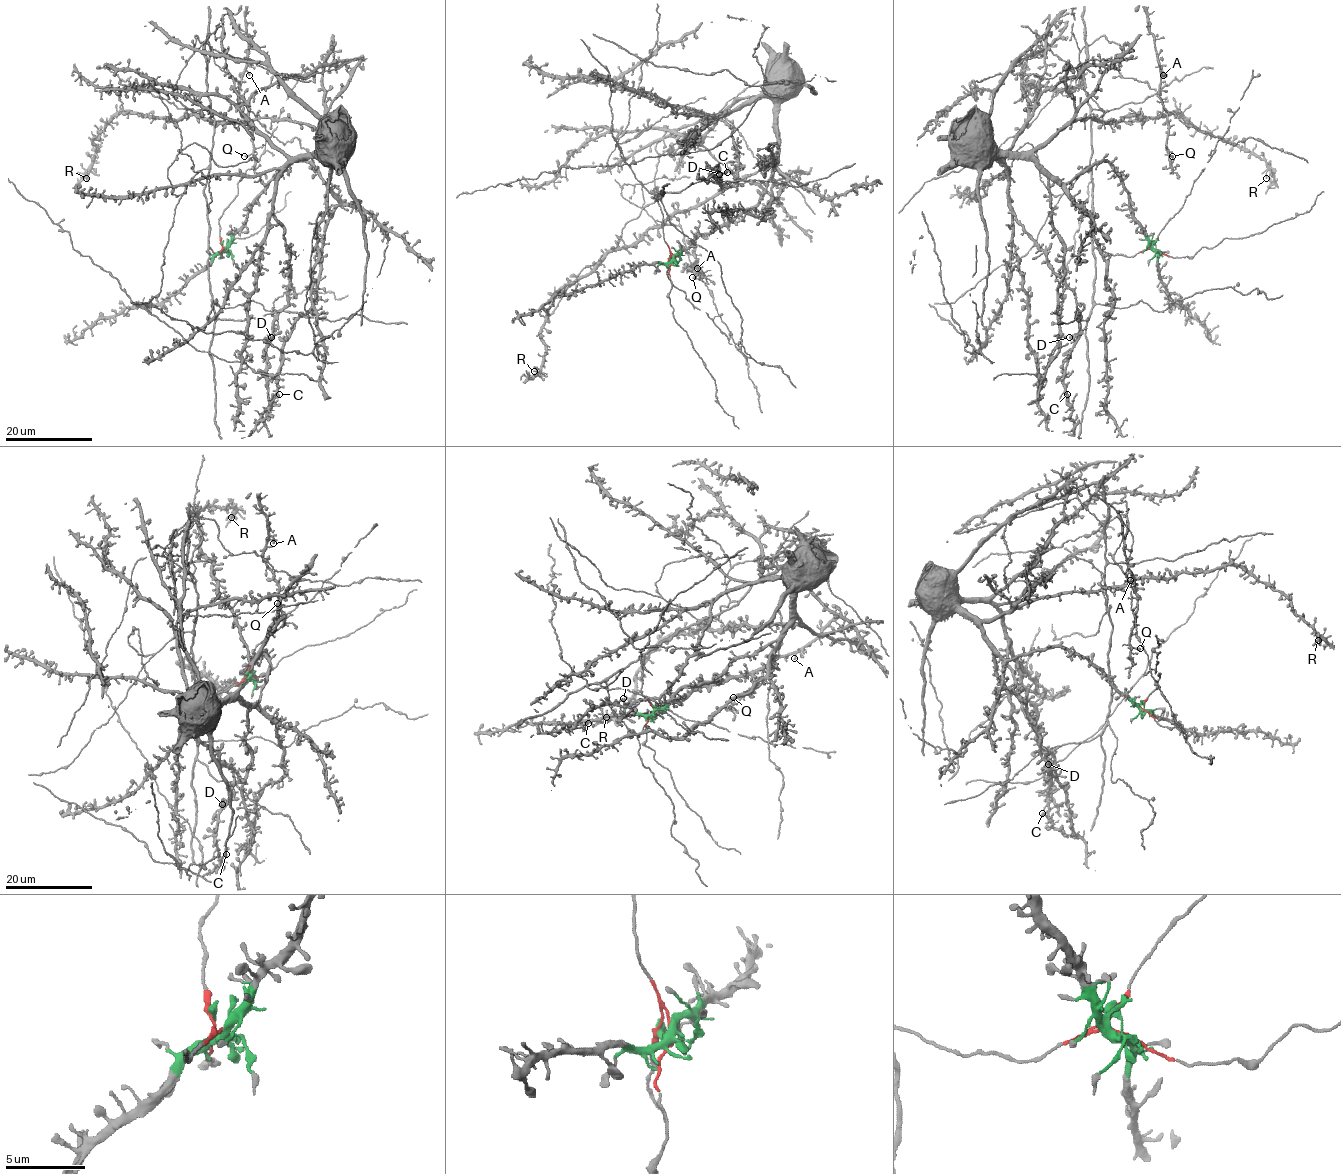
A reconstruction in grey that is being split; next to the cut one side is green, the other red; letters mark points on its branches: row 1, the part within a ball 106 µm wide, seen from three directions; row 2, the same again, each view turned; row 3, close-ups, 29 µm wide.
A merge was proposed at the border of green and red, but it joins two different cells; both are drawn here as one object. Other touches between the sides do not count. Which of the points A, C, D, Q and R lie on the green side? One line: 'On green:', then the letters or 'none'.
On green: C, D, R

